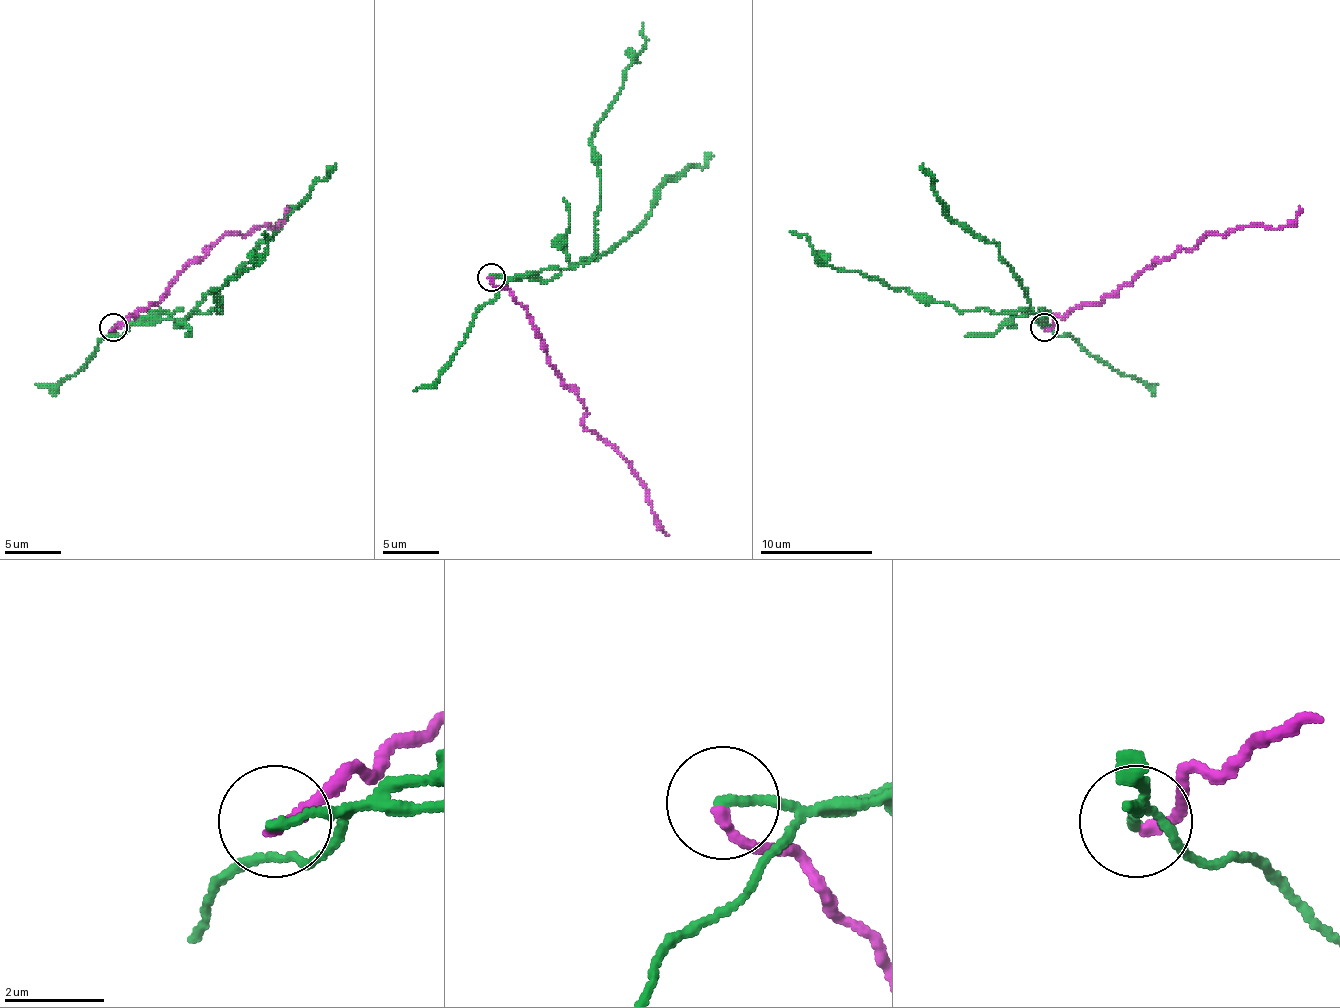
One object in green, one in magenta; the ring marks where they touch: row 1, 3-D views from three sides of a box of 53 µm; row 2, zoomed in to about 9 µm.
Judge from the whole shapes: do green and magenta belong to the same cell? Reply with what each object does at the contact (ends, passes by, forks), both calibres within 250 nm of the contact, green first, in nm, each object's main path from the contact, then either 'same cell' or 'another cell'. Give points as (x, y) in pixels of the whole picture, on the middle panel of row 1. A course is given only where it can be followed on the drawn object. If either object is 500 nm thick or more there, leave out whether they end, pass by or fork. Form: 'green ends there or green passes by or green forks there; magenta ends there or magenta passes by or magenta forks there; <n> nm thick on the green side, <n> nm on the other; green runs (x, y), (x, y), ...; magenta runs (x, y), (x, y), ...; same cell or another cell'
green ends there; magenta ends there; 190 nm thick on the green side, 240 nm on the other; green runs (490, 277), (569, 269), (586, 263), (595, 252), (600, 190), (592, 144), (595, 125), (643, 51), (643, 23); magenta runs (490, 277), (527, 311), (547, 362), (583, 405), (583, 424), (626, 461), (640, 481), (651, 512), (665, 532); another cell

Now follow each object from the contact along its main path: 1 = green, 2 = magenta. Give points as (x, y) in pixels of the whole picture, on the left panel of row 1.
1: (112, 328), (166, 319), (180, 322), (222, 311), (214, 294), (217, 288), (265, 257), (265, 231)
2: (112, 328), (154, 305), (169, 285), (225, 234), (248, 234), (262, 226), (273, 229), (285, 217), (287, 206)

